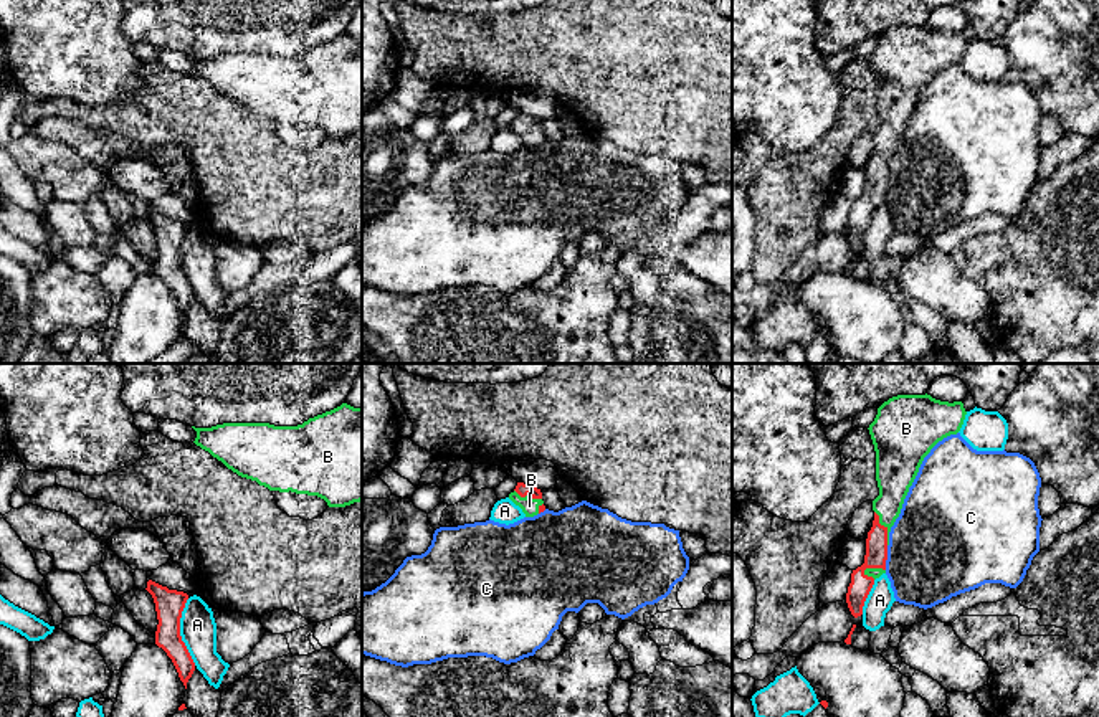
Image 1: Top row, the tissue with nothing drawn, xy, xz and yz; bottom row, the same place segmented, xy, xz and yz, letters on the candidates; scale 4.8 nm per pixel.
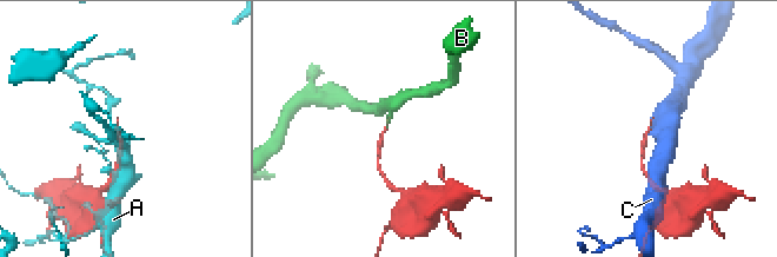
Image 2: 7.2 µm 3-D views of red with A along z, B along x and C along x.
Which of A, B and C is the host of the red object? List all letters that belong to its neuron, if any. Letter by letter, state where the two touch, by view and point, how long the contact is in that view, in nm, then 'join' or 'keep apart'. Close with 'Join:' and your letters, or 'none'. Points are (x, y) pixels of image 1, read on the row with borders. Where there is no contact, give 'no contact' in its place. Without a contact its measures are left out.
A: xy (179, 631) | 340 nm | keep apart
B: yz (884, 527) | 180 nm | join
C: yz (886, 557) | 120 nm | keep apart
Join: B

